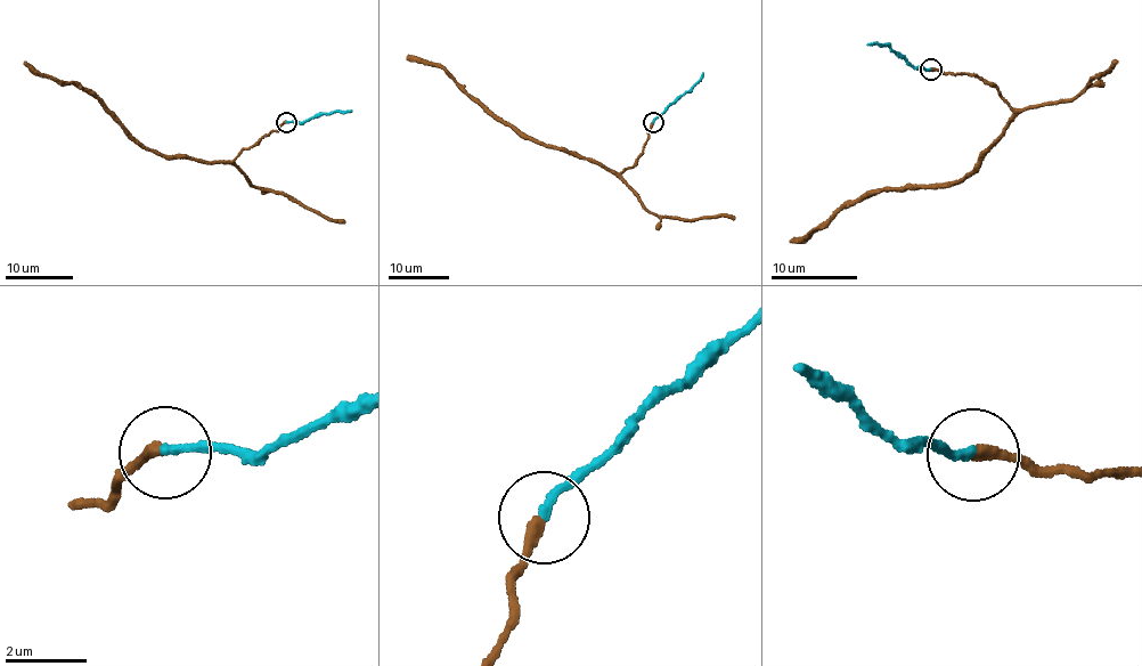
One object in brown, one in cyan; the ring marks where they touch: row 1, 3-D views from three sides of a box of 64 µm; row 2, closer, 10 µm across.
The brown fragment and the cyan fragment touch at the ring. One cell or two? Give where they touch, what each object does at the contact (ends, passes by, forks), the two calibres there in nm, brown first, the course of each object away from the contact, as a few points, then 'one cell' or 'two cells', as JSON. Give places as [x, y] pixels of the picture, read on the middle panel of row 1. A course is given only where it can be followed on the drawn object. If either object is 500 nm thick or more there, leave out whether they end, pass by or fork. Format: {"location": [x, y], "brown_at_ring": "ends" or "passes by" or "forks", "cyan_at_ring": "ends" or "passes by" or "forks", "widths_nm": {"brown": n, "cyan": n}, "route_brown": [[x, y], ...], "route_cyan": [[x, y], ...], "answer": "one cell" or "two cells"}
{"location": [653, 122], "brown_at_ring": "ends", "cyan_at_ring": "ends", "widths_nm": {"brown": 280, "cyan": 200}, "route_brown": [[652, 122], [636, 163], [623, 171], [609, 171], [600, 164], [536, 143], [475, 102], [441, 67], [407, 56]], "route_cyan": [[652, 122], [691, 88], [702, 72]], "answer": "one cell"}

